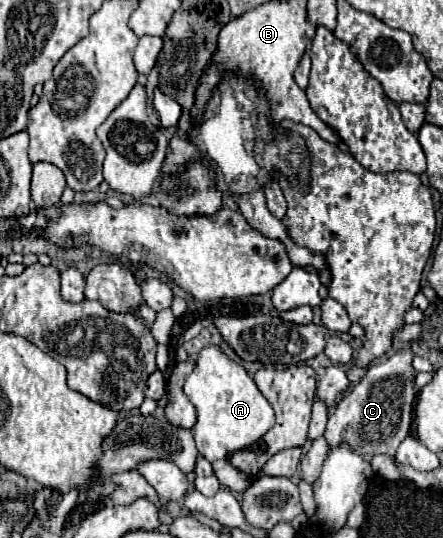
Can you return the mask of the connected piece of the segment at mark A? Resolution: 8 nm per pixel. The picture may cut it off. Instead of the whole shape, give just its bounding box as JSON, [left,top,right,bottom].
[183,347,275,461]

